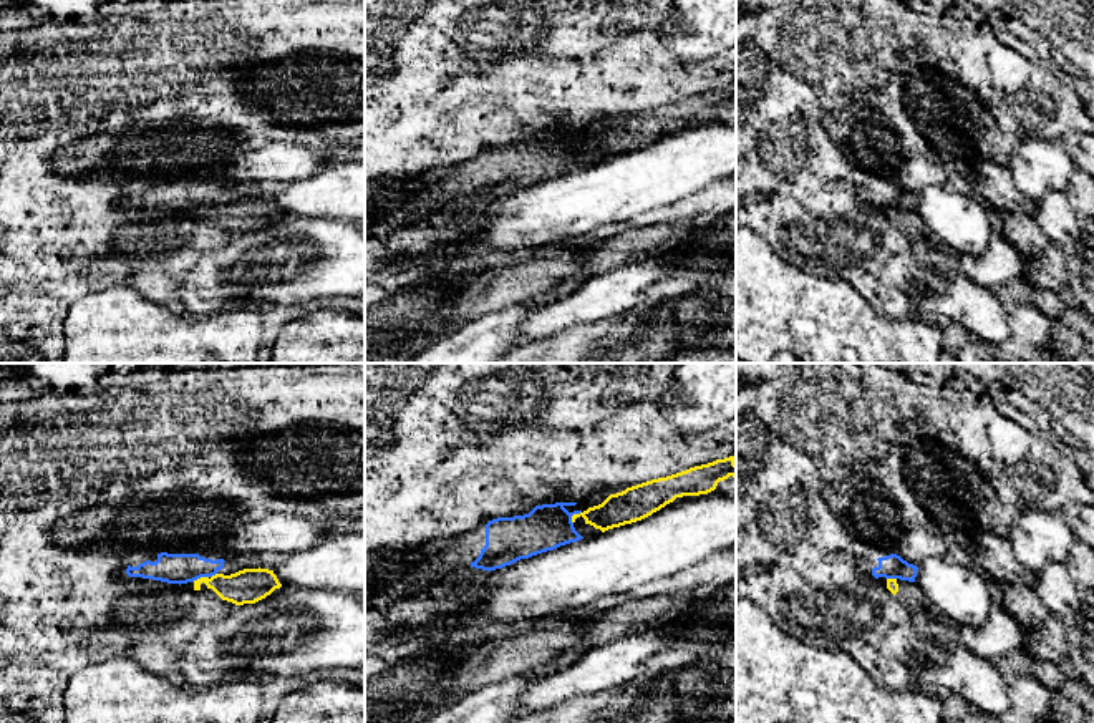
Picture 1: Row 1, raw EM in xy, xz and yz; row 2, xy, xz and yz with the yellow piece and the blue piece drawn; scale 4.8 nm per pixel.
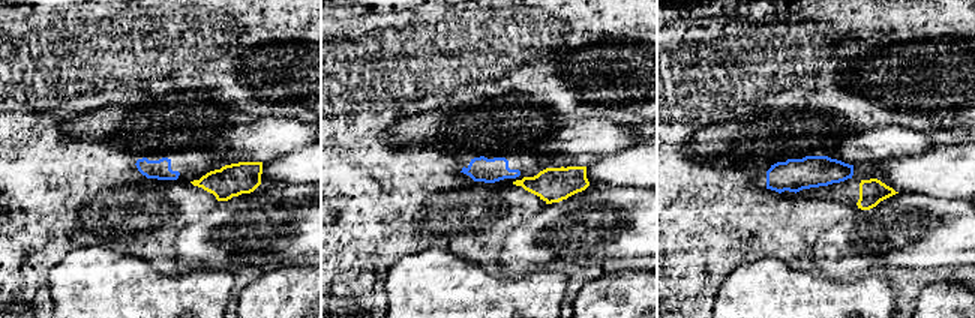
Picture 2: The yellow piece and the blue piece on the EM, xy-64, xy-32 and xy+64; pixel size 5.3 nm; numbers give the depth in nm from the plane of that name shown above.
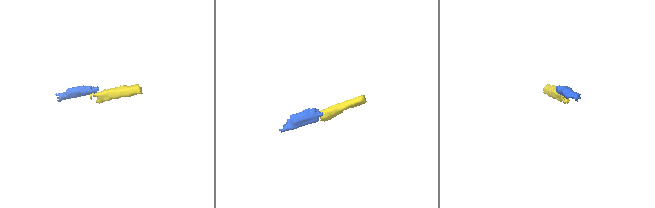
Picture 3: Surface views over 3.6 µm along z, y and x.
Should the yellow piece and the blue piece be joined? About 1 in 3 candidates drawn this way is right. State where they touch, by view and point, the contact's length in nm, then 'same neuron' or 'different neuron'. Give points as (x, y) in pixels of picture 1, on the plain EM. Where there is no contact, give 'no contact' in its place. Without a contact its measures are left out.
xz (572, 145) | 80 nm | different neuron

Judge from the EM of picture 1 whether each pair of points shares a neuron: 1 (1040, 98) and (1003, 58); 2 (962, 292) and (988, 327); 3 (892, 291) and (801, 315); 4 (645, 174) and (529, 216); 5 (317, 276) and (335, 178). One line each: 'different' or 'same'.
1: same
2: same
3: different
4: same
5: different

